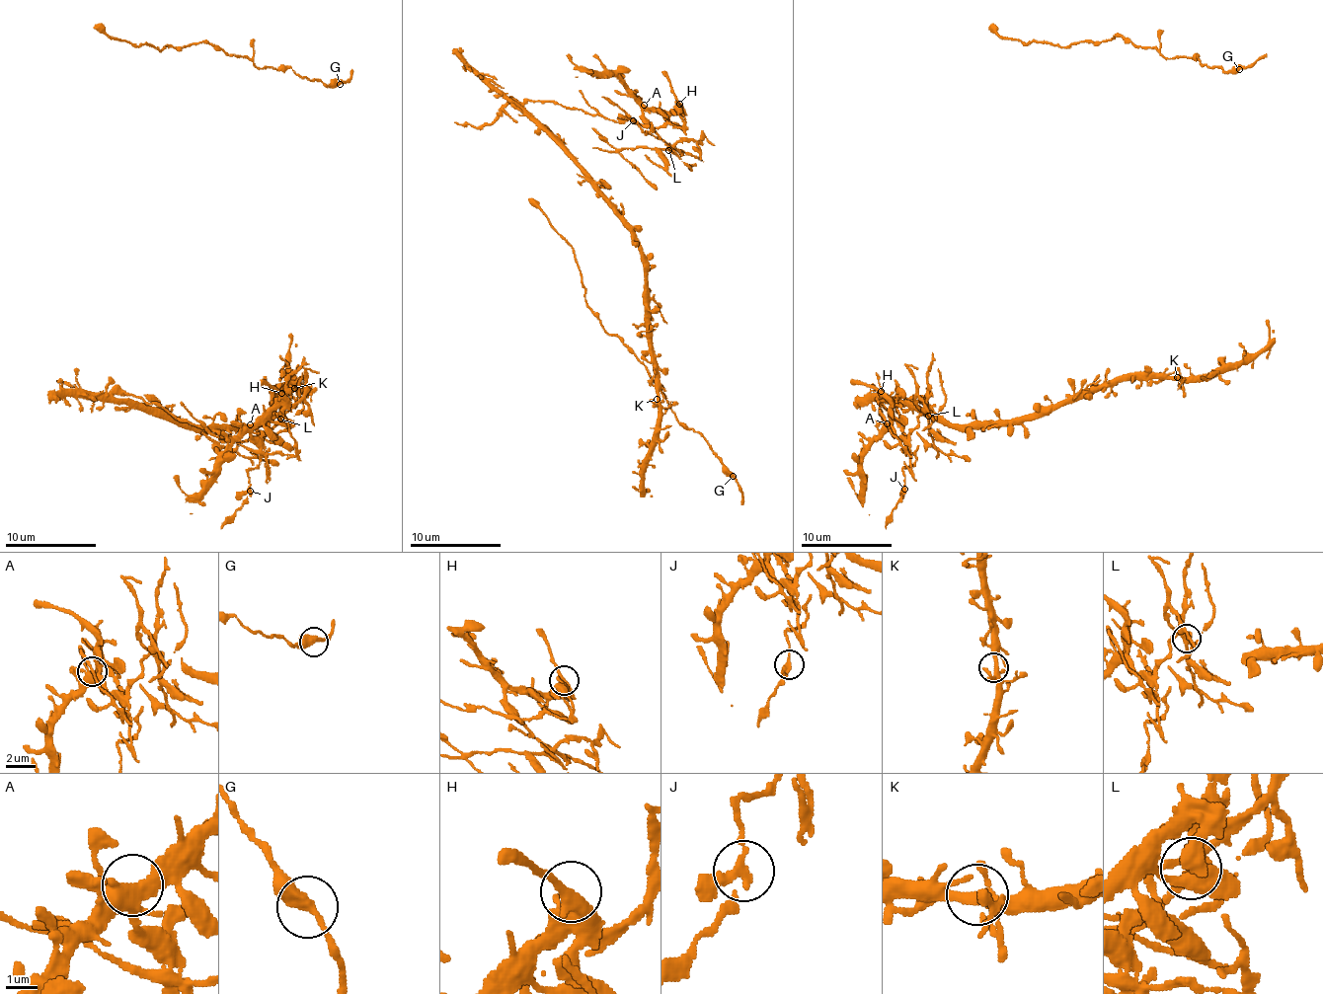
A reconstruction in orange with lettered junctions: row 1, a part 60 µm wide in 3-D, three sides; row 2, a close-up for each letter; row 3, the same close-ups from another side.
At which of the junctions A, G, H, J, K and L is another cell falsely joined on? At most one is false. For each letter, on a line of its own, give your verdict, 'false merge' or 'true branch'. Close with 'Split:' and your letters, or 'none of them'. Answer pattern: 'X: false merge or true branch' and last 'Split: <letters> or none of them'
A: true branch
G: true branch
H: true branch
J: true branch
K: true branch
L: false merge
Split: L

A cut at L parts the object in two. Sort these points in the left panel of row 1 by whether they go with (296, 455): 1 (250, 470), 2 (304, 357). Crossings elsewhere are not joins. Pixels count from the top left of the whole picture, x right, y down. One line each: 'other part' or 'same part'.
1: other part
2: same part

